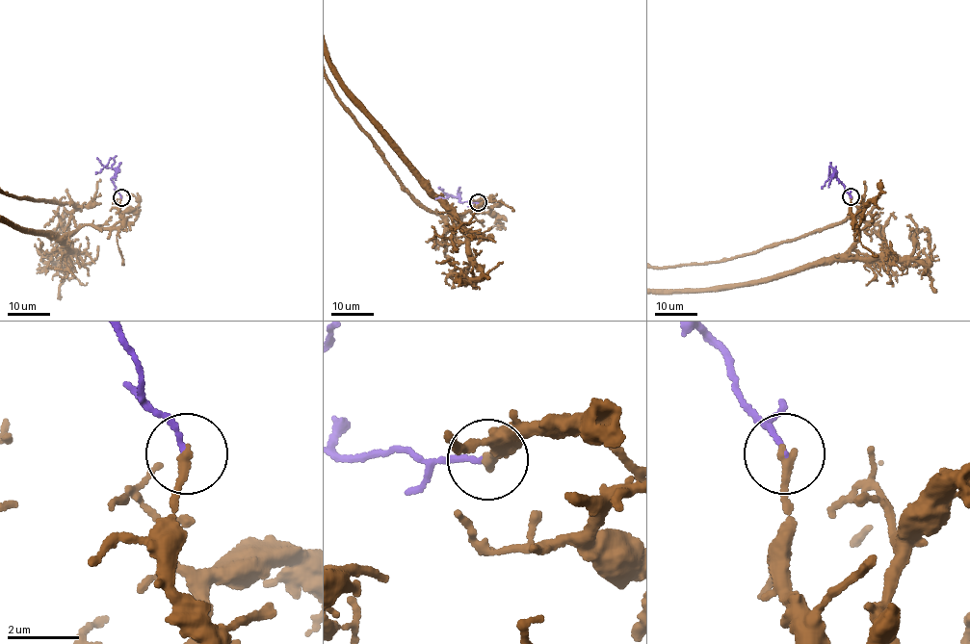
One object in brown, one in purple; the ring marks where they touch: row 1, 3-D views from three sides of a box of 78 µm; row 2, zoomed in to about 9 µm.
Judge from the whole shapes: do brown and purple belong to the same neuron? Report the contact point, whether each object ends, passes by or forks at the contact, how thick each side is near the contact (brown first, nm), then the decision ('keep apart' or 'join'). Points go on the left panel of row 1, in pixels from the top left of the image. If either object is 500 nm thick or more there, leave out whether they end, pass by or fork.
(121, 197) | brown ends | purple ends | 280/140 nm | keep apart

